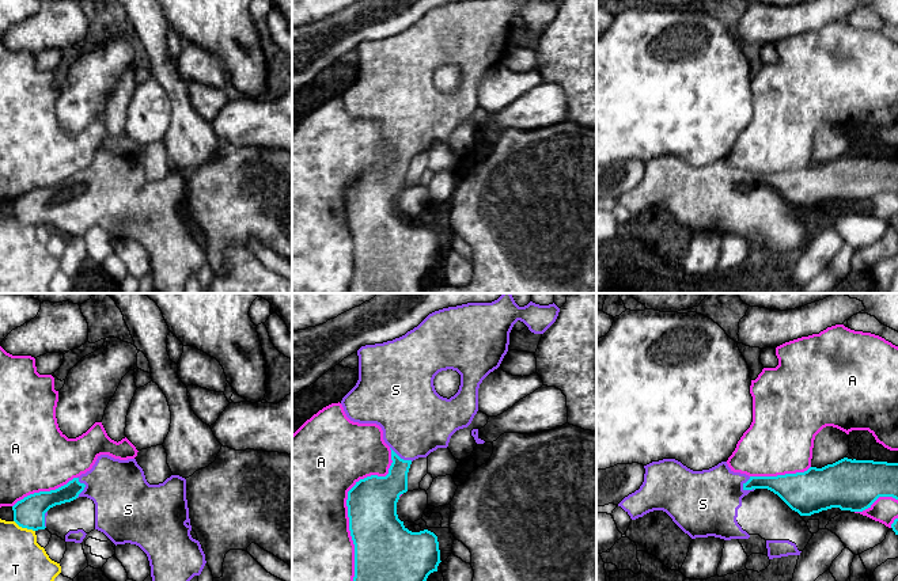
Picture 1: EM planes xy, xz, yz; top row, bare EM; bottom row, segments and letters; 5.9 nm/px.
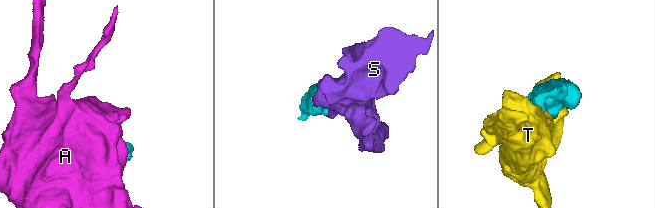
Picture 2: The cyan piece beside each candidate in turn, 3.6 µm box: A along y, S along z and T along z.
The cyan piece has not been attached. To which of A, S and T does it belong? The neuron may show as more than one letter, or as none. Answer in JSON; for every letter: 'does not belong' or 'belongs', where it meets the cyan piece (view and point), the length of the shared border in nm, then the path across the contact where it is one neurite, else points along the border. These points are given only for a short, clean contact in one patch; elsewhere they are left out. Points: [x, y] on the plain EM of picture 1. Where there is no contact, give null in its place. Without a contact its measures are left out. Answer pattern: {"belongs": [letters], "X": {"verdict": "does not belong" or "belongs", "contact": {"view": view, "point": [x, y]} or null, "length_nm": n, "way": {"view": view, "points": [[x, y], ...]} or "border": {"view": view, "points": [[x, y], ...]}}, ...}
{"belongs": ["S"], "A": {"verdict": "does not belong", "contact": {"view": "xz", "point": [348, 208]}, "length_nm": 900}, "S": {"verdict": "belongs", "contact": {"view": "yz", "point": [745, 179]}, "length_nm": 100}, "T": {"verdict": "does not belong", "contact": {"view": "xy", "point": [25, 223]}, "length_nm": 140}}

